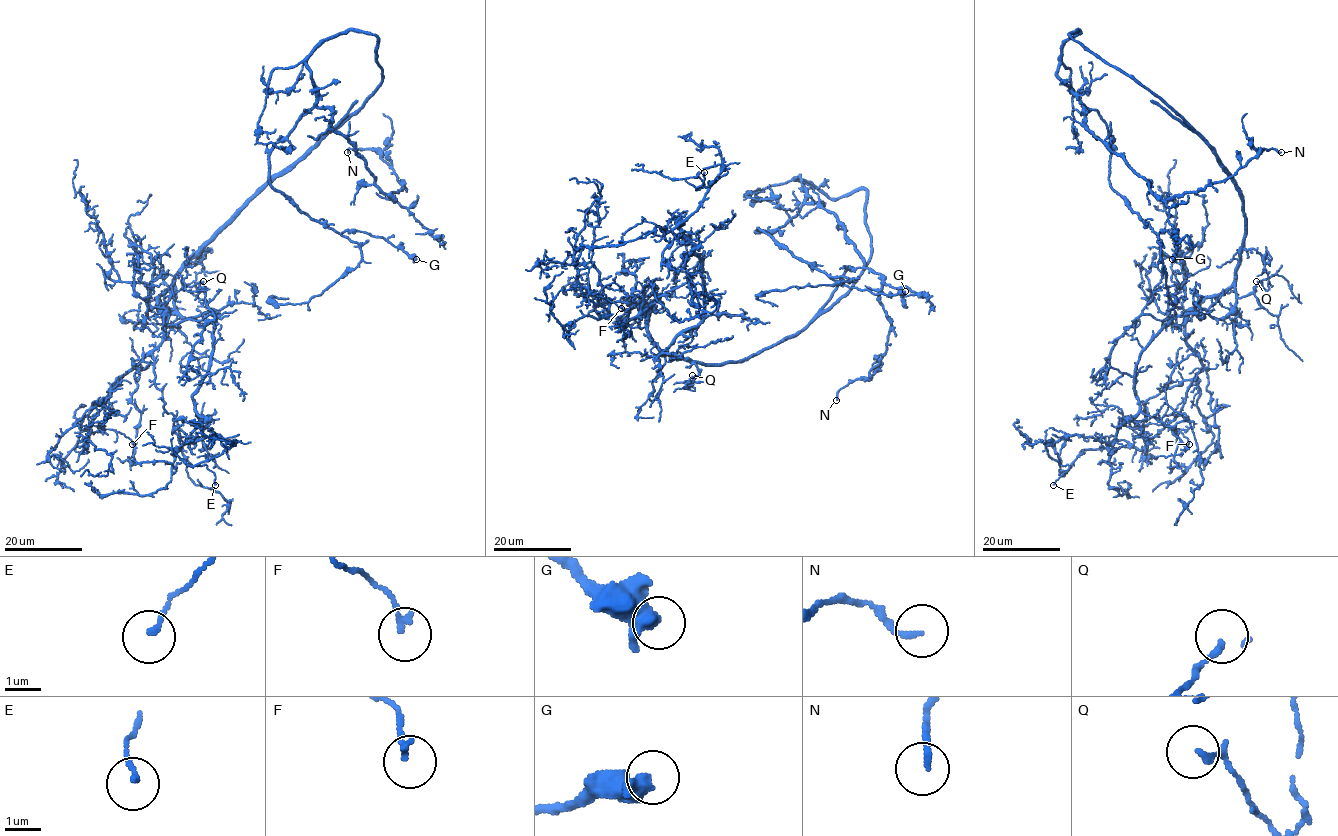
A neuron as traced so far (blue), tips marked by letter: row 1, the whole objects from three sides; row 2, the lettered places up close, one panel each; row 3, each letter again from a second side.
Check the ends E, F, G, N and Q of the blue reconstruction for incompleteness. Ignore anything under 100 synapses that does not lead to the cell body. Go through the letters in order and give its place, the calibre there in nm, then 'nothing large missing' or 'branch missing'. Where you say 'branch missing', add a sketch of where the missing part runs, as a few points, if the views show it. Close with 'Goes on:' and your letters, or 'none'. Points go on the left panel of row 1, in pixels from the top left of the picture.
E: (215, 485) | 150 nm | nothing large missing
F: (132, 444) | 170 nm | nothing large missing
G: (416, 259) | 420 nm | nothing large missing
N: (347, 152) | 170 nm | nothing large missing
Q: (203, 281) | 170 nm | nothing large missing
Goes on: none

